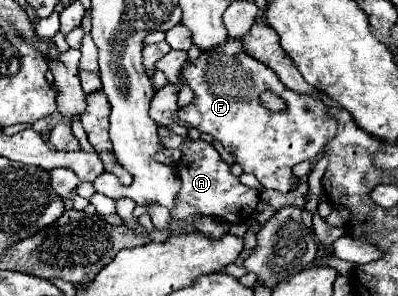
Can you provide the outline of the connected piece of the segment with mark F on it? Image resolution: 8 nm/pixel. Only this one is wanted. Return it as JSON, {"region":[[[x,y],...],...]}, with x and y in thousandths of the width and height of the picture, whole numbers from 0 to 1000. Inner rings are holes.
{"region":[[[570,139],[545,166],[505,179],[475,233],[460,233],[460,260],[490,314],[480,355],[450,368],[450,409],[475,429],[525,449],[535,470],[555,476],[560,497],[595,530],[595,551],[616,584],[651,605],[666,639],[721,652],[746,618],[736,564],[756,544],[786,537],[812,517],[822,476],[842,456],[842,409],[822,395],[822,355],[786,321],[746,321],[721,301],[691,240],[611,172],[606,139]],[[686,307],[706,321],[721,348],[716,382],[686,382],[656,368],[651,314]]]}

